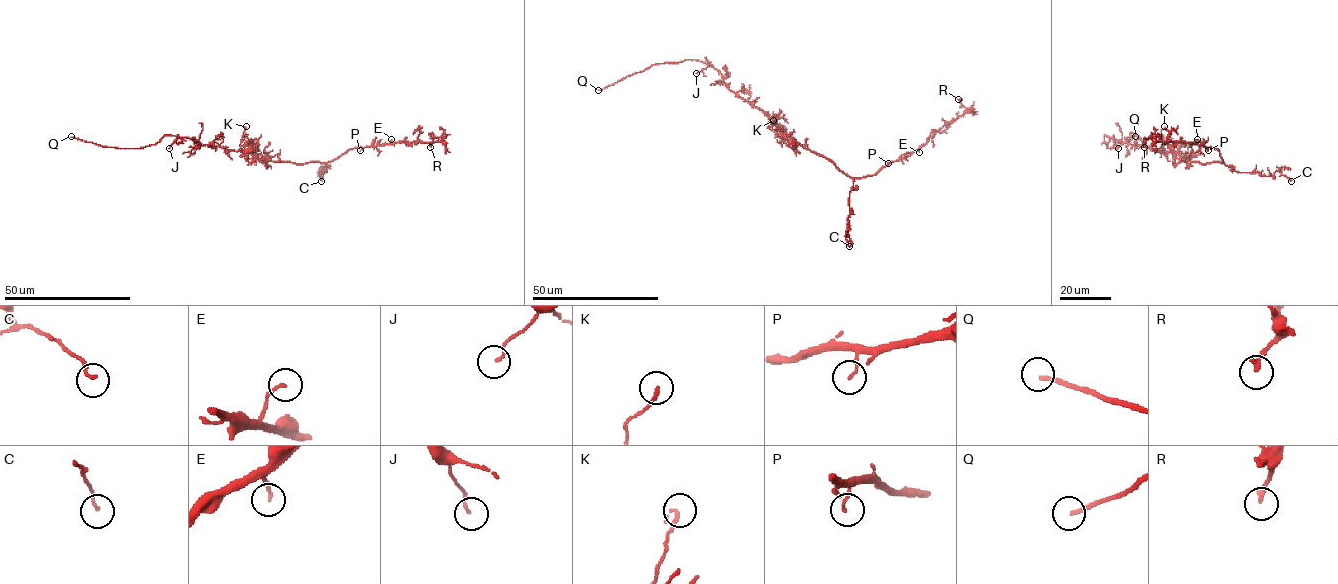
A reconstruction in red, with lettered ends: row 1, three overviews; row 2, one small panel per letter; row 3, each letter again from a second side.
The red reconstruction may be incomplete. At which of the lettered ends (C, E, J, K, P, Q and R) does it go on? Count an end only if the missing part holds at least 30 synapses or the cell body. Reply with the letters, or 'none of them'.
Q

